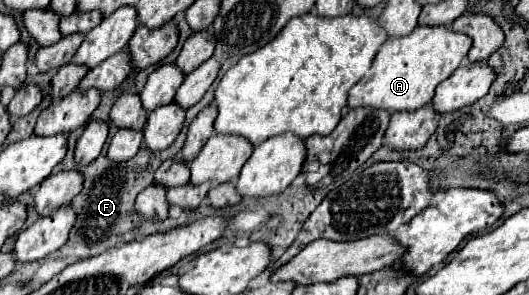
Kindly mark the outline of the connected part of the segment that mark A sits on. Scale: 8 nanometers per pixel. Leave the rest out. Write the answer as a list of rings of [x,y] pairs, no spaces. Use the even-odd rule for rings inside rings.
[[[417,26],[411,34],[401,38],[389,38],[381,50],[377,52],[369,72],[349,90],[349,108],[353,106],[373,106],[373,108],[385,108],[391,112],[399,110],[417,110],[433,100],[435,88],[439,82],[449,78],[467,58],[467,52],[471,48],[471,38],[459,32],[453,32],[449,26]]]

